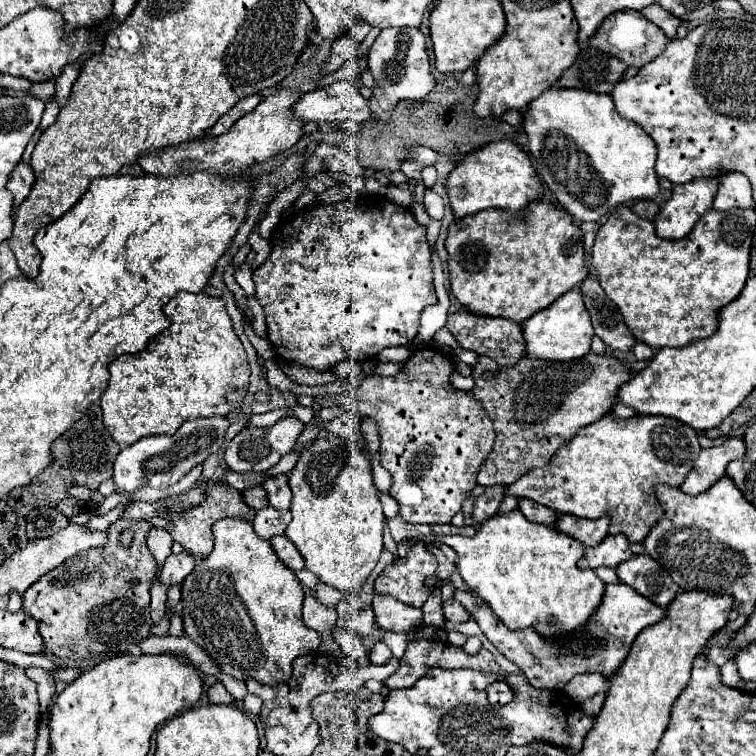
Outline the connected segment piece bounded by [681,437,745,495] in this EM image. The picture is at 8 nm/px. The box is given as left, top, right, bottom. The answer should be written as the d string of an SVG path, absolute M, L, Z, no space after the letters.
M739 437L727 439L717 447L701 449L699 457L695 459L693 469L689 471L687 479L681 483L681 489L689 495L699 495L707 491L725 475L727 463L743 455L745 455L745 443Z

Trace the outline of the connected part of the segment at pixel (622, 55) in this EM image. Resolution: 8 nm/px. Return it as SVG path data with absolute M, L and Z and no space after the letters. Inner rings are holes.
M627 9L627 11L617 11L617 13L609 15L599 25L599 29L591 37L589 45L597 47L601 51L607 51L609 55L617 55L629 67L643 67L645 63L649 63L657 55L661 55L661 51L667 45L667 37L663 35L663 31L659 31L659 27L655 27L651 21L647 21L639 11L629 11ZM611 35L613 35L613 39L611 39Z

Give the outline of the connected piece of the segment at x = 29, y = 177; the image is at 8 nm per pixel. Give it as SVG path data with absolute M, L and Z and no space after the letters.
M21 161L21 163L17 165L17 169L13 171L13 175L11 175L11 181L9 181L9 191L11 191L13 197L15 197L15 205L21 205L21 203L27 199L27 195L29 195L31 189L33 189L33 183L35 183L33 171L29 169L27 163Z

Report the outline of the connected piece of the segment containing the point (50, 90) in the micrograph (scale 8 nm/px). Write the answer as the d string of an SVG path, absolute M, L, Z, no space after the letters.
M45 81L45 83L33 83L31 89L29 89L29 95L41 99L43 103L47 103L47 101L51 101L51 99L55 97L55 83L51 83L51 81Z

